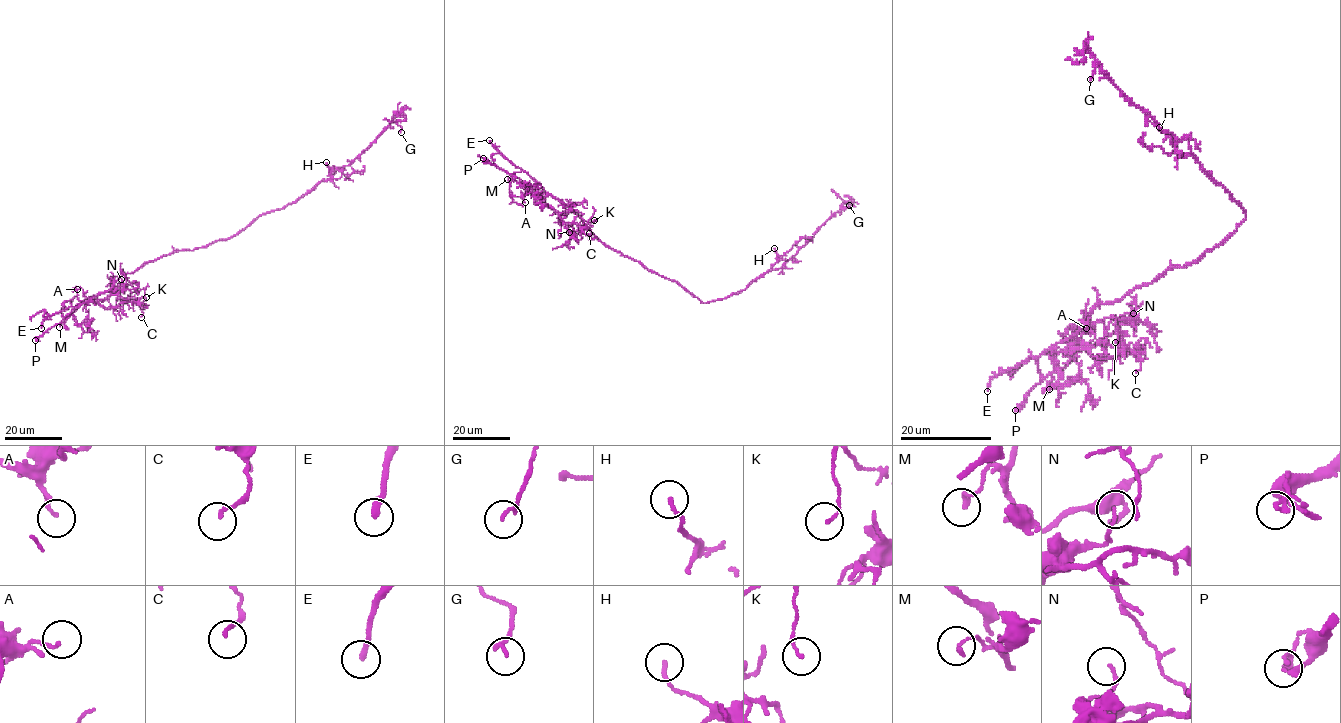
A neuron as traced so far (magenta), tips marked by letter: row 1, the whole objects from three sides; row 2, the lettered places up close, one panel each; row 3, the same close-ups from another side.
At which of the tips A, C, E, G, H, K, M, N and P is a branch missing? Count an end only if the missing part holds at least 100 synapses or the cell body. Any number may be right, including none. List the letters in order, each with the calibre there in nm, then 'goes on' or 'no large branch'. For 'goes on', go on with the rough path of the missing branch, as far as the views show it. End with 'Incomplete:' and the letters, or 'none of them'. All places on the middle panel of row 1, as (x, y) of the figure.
A: 130 nm thick; no large branch
C: 130 nm thick; no large branch
E: 240 nm thick; goes on
G: 150 nm thick; no large branch
H: 140 nm thick; no large branch
K: 110 nm thick; no large branch
M: 160 nm thick; no large branch
N: 100 nm thick; no large branch
P: 140 nm thick; no large branch
Incomplete: E

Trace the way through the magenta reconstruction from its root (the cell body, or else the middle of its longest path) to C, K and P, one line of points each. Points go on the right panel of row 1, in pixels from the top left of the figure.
C: (1216, 246), (1100, 303), (1074, 335), (1097, 359), (1132, 350), (1141, 364), (1135, 373)
K: (1216, 246), (1100, 303), (1074, 335), (1097, 359), (1118, 357), (1126, 334), (1116, 327), (1115, 342)
P: (1216, 246), (1195, 262), (1171, 267), (1117, 301), (1100, 303), (1076, 333), (1036, 359), (1041, 381), (1015, 410)

